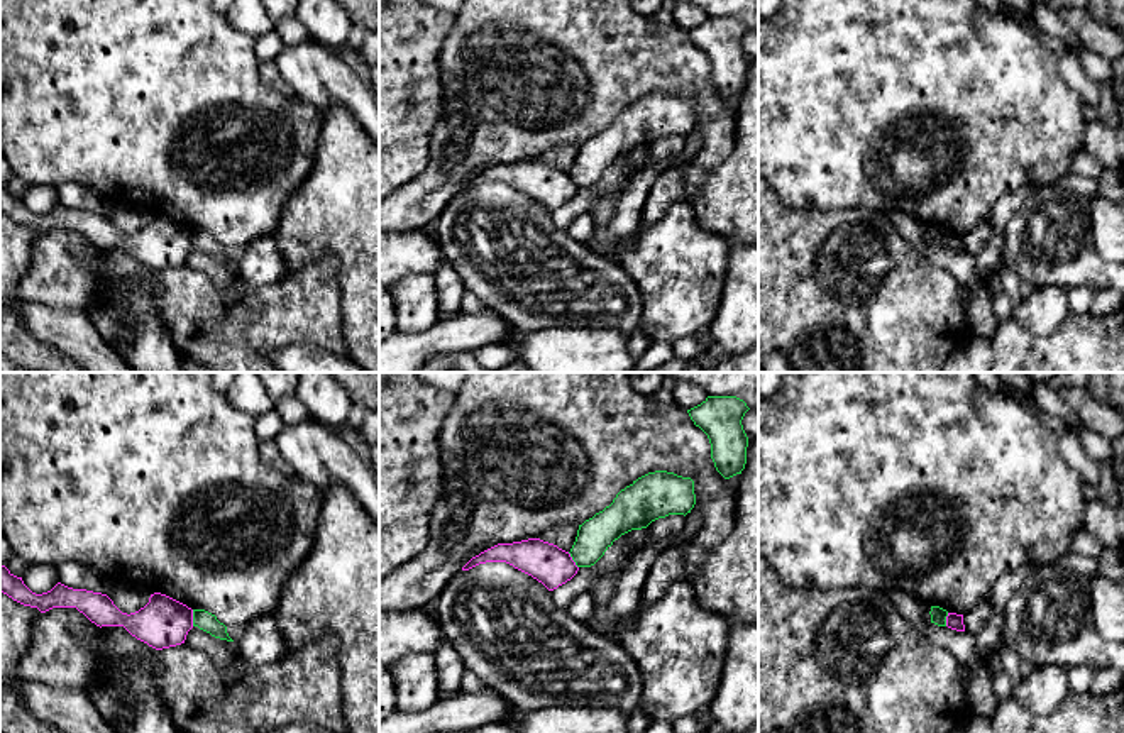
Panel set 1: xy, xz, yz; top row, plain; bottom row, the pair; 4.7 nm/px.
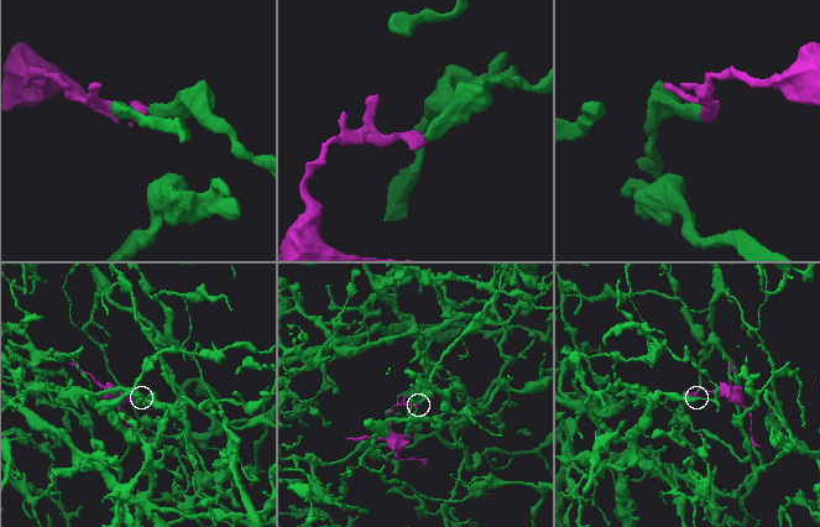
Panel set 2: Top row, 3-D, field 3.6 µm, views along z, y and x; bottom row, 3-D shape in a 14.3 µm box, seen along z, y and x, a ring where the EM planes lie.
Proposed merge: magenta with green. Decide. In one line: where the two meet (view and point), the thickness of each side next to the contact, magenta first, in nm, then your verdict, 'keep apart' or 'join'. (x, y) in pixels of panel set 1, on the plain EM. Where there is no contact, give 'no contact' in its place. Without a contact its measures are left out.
contact xy (192, 239); calibres 240 and 90 nm; keep apart

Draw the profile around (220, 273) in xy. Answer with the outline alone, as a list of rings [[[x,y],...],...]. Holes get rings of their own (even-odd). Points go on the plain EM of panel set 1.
[[[193,247],[188,252],[185,264],[195,271],[208,274],[217,288],[225,288],[229,281],[239,273],[237,262],[215,259],[198,247]]]

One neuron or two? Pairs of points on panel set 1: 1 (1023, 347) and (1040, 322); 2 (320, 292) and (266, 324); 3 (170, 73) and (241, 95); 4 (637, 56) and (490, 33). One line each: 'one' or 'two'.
1: two
2: one
3: one
4: one

